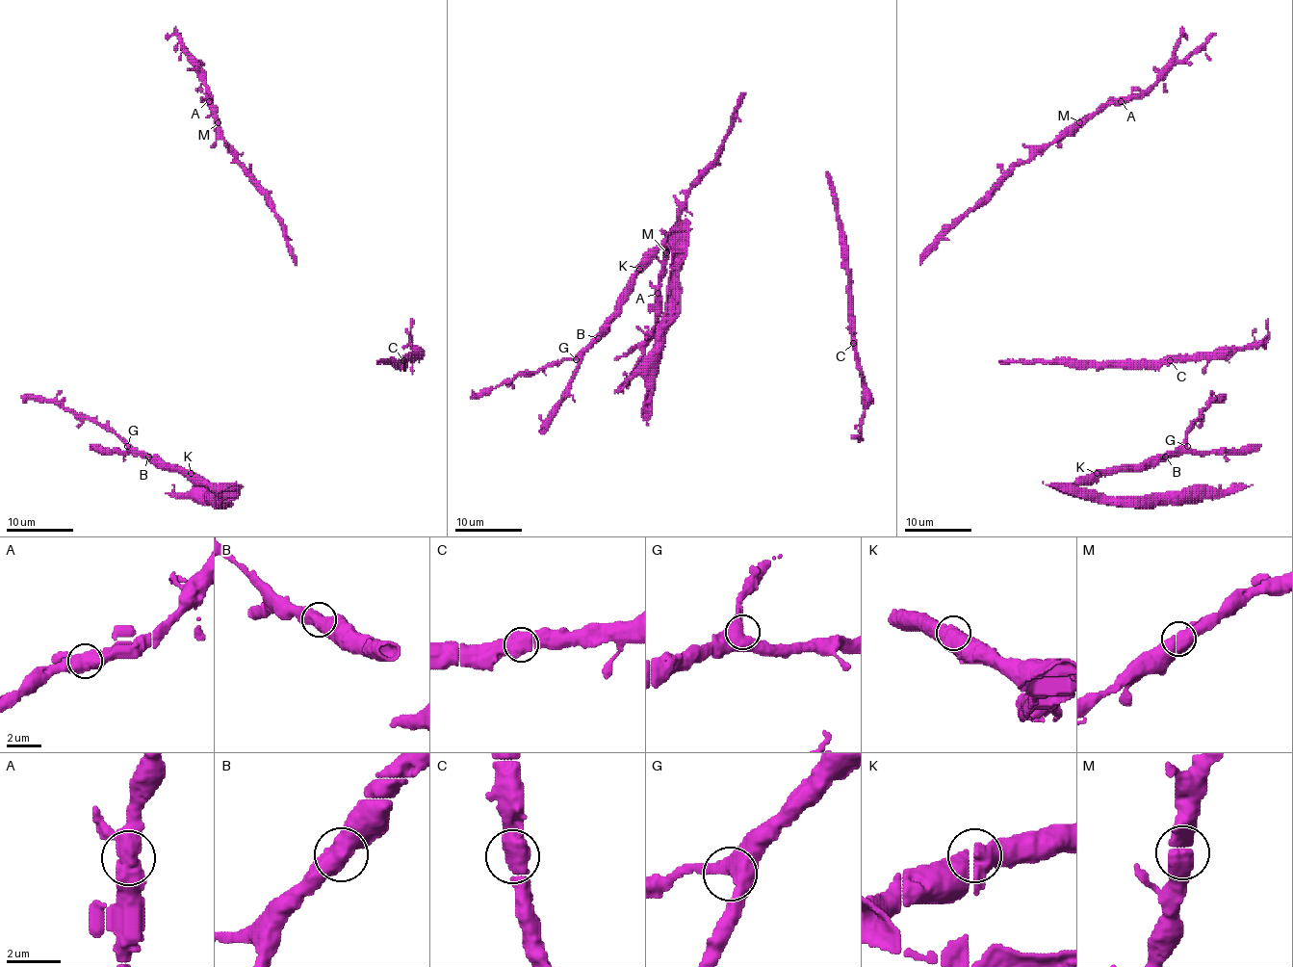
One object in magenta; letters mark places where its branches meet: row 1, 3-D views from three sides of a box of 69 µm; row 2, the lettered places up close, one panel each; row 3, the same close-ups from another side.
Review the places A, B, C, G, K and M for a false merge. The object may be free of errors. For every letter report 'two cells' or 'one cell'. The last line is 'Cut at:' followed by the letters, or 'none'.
A: one cell
B: one cell
C: one cell
G: one cell
K: one cell
M: one cell
Cut at: none

